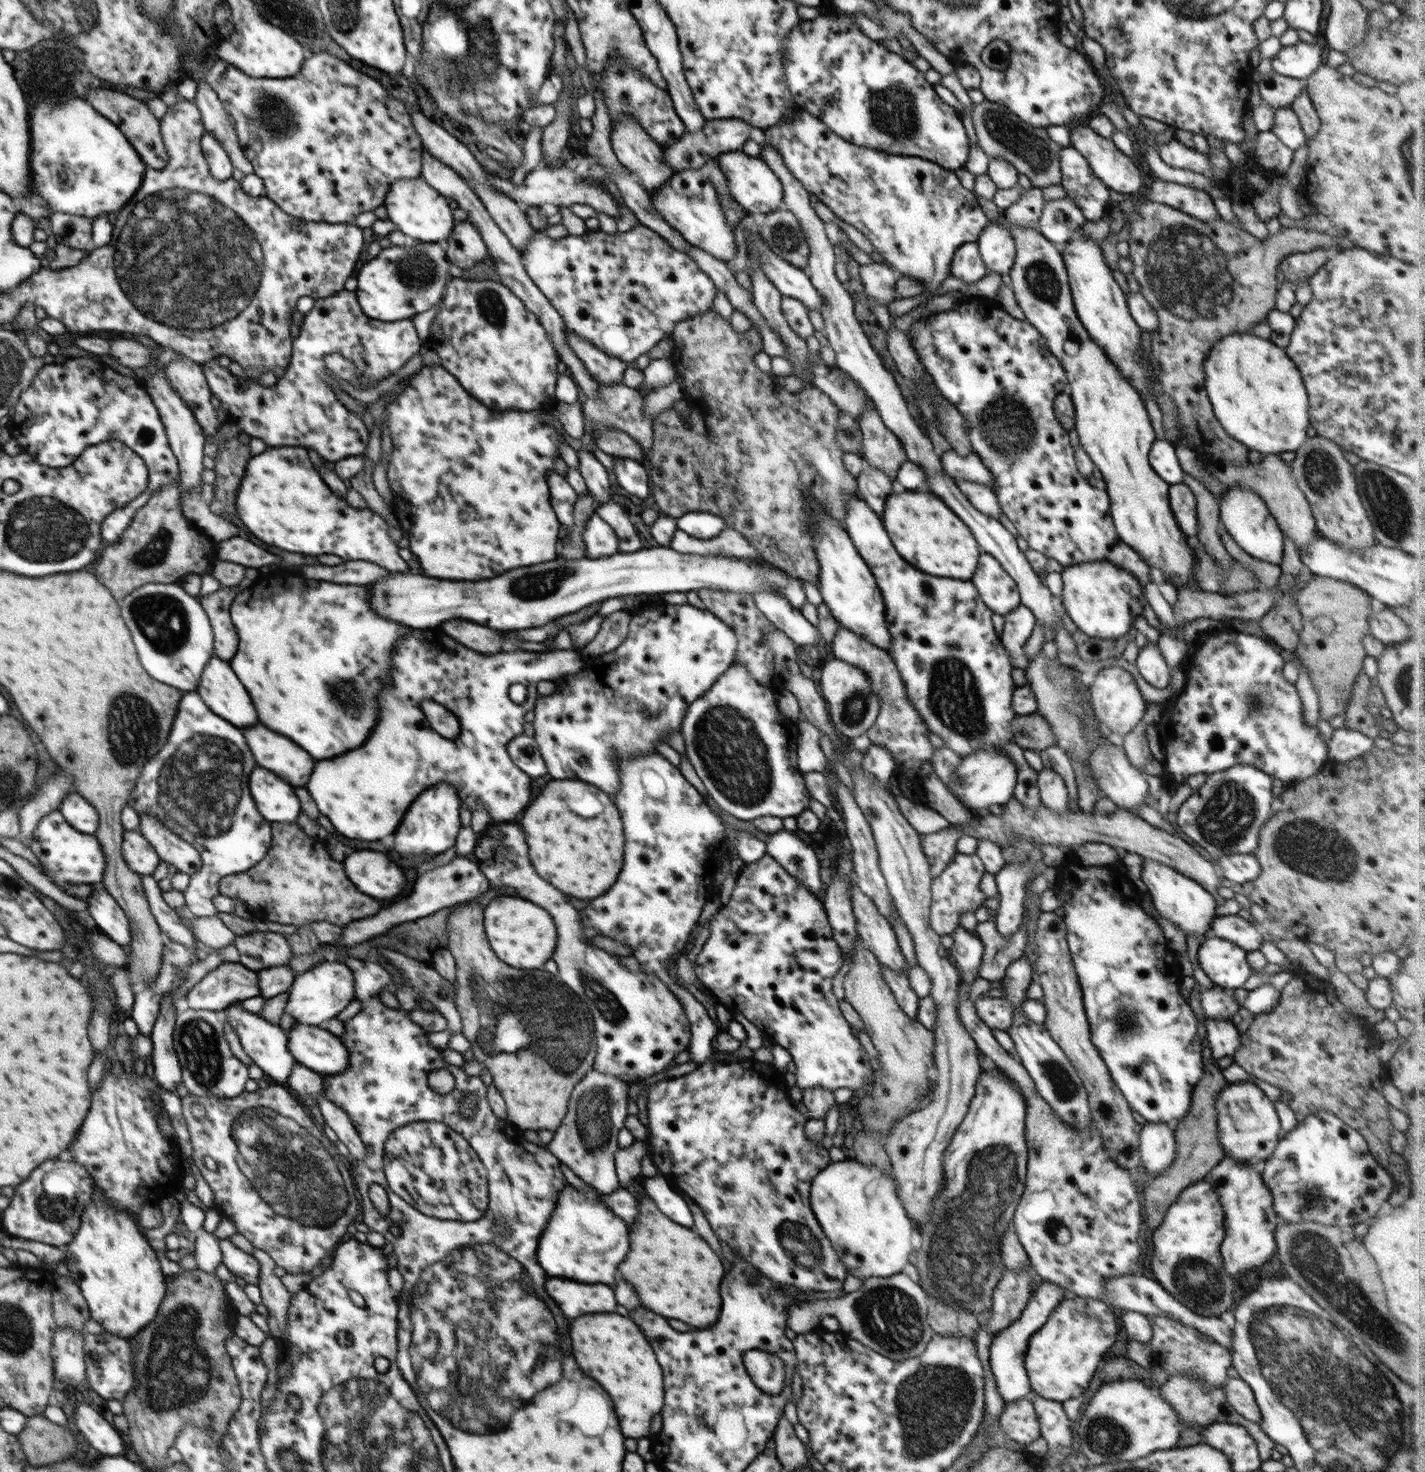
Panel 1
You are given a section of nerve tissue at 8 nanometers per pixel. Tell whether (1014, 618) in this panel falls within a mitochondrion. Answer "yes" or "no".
no

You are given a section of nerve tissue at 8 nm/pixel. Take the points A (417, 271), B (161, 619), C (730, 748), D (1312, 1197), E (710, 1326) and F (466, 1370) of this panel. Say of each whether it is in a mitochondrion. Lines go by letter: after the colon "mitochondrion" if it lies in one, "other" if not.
A: mitochondrion
B: mitochondrion
C: mitochondrion
D: mitochondrion
E: other
F: mitochondrion

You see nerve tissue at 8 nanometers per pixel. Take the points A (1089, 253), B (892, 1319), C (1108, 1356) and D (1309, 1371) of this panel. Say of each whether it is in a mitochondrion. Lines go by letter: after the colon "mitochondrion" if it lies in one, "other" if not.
A: other
B: mitochondrion
C: other
D: mitochondrion

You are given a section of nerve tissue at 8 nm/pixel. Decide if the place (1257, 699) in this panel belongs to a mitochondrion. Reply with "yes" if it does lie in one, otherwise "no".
yes

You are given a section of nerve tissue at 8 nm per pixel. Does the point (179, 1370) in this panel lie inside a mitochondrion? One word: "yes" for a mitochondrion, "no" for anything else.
yes

